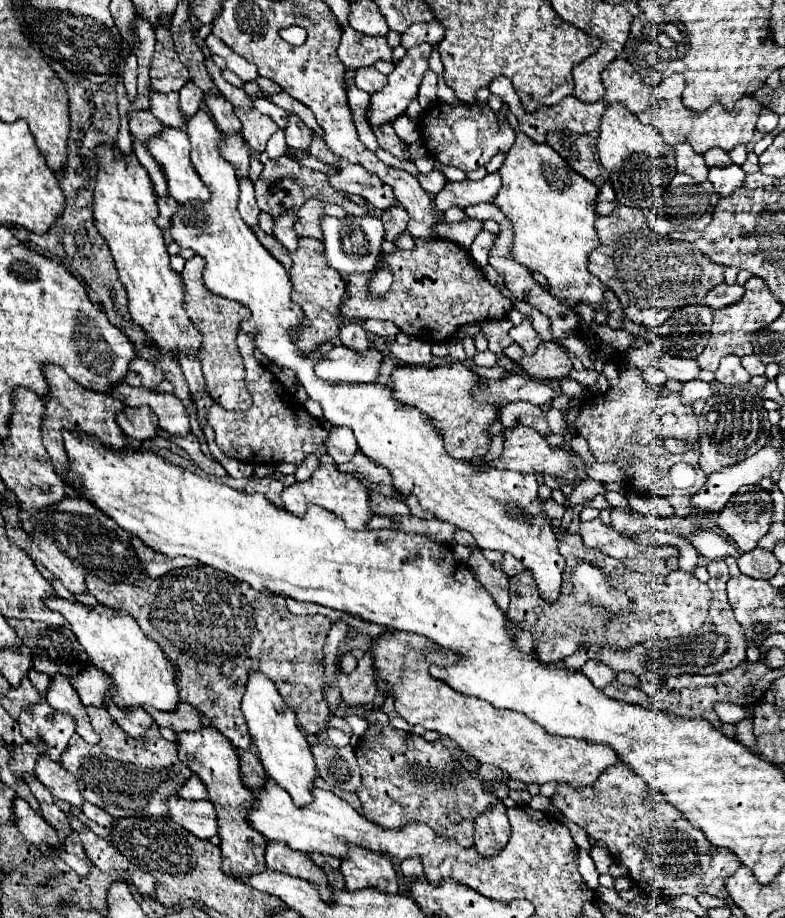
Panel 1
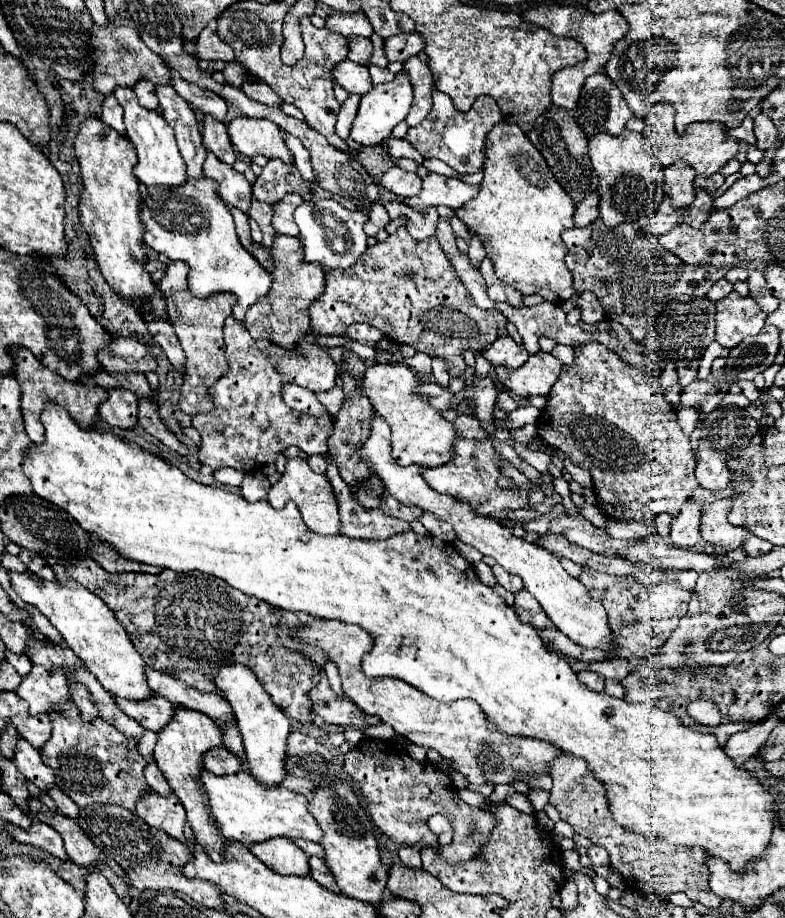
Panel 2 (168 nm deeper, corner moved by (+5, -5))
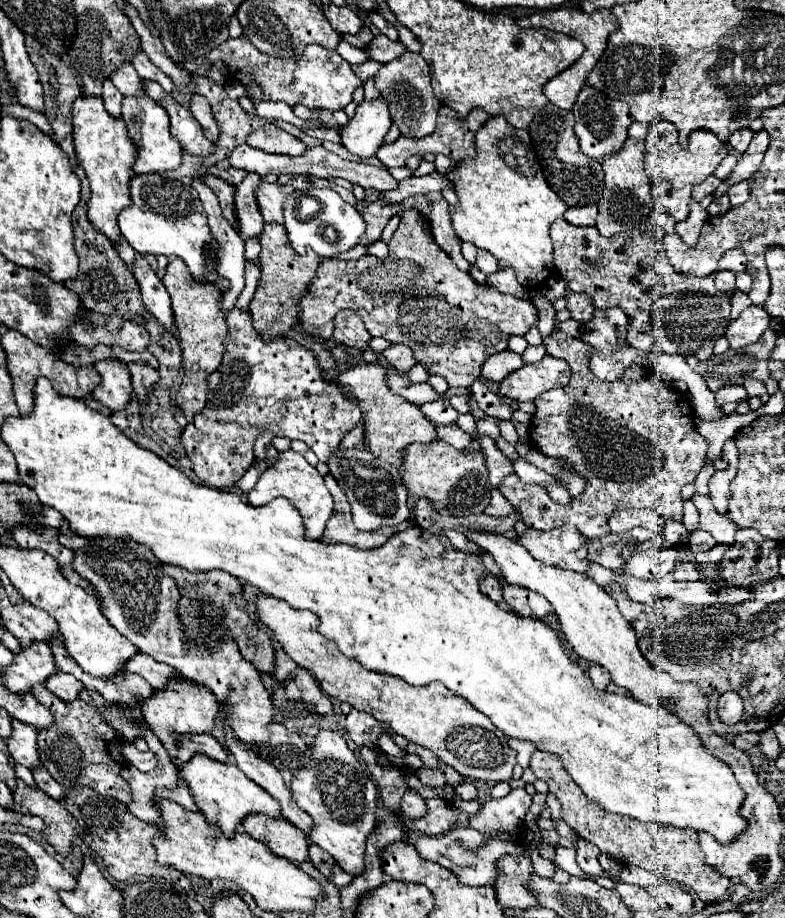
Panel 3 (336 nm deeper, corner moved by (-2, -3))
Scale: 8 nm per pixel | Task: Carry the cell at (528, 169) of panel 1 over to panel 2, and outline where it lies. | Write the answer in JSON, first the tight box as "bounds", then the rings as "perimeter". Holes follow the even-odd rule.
{"bounds":[457,120,577,304],"perimeter":[[[501,120],[487,138],[485,178],[477,198],[457,210],[461,222],[489,238],[487,256],[493,260],[497,276],[523,296],[541,294],[553,304],[577,298],[573,278],[565,266],[567,248],[561,234],[575,226],[575,202],[555,180],[541,152],[525,132],[513,122]]]}

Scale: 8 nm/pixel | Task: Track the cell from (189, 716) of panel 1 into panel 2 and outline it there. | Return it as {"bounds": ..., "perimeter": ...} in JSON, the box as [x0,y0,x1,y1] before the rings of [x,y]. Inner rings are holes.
{"bounds":[115,696,175,732],"perimeter":[[[163,696],[153,698],[153,702],[125,702],[121,698],[115,698],[115,702],[129,718],[137,720],[143,728],[153,732],[165,728],[167,722],[175,716],[175,706]]]}

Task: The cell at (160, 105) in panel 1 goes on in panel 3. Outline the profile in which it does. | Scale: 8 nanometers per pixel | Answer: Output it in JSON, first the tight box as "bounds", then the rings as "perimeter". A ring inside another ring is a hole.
{"bounds":[110,62,144,96],"perimeter":[[[130,62],[122,64],[116,72],[112,72],[110,80],[122,92],[122,96],[142,96],[144,94],[144,90],[142,90],[144,80],[140,76],[136,76],[136,70],[132,68]]]}

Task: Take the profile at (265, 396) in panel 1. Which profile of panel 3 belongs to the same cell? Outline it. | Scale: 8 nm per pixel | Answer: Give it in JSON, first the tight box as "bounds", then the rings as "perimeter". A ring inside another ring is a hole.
{"bounds":[182,308,360,486],"perimeter":[[[238,308],[228,314],[228,336],[224,338],[222,364],[208,376],[206,382],[206,406],[182,430],[182,446],[192,462],[192,470],[206,486],[234,486],[254,462],[252,446],[256,436],[262,432],[274,432],[276,436],[302,440],[314,450],[320,462],[328,462],[328,458],[338,450],[340,440],[360,422],[360,410],[356,408],[356,404],[344,398],[340,388],[324,380],[318,360],[310,350],[288,338],[272,338],[270,342],[264,342],[252,328],[252,318],[248,316],[248,312]]]}

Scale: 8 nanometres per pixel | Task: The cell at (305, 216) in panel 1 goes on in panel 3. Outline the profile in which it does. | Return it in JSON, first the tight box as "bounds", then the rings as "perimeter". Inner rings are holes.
{"bounds":[254,180,294,224],"perimeter":[[[262,180],[254,192],[262,220],[264,222],[278,222],[284,224],[284,216],[282,216],[282,208],[284,208],[284,200],[288,198],[288,194],[292,194],[294,188],[292,186],[282,186],[278,182],[270,184],[266,180]]]}

